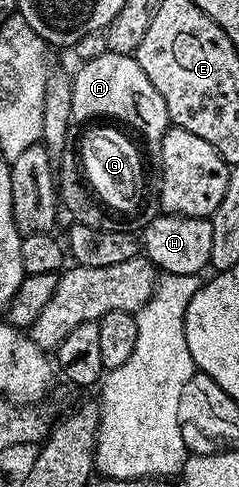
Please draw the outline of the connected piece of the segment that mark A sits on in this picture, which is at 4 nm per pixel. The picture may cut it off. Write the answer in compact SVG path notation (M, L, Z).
M107 52L99 58L80 62L79 68L81 70L71 77L71 111L74 122L89 123L93 121L92 117L114 117L114 122L122 126L130 125L138 129L147 140L160 143L163 135L171 128L167 103L163 103L163 95L155 91L151 79L147 79L147 71L139 67L136 56Z

